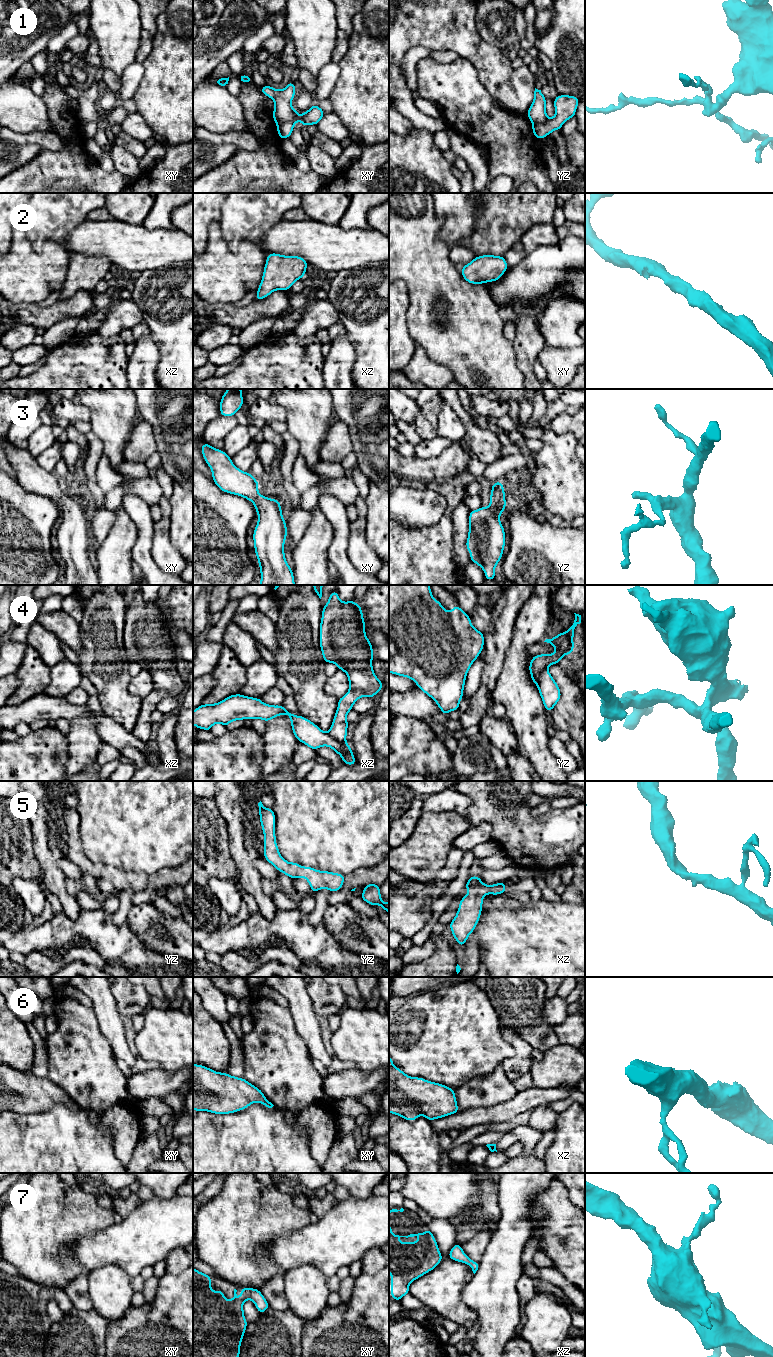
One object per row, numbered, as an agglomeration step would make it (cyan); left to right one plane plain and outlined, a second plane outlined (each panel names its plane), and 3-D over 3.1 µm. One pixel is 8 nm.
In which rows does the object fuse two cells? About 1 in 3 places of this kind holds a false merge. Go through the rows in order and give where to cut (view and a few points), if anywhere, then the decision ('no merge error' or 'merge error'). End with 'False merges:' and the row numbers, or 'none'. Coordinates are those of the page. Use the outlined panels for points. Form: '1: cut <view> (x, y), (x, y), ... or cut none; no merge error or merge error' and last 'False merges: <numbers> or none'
1: cut xy (293, 123), (286, 122), (277, 125); merge error
2: cut none; no merge error
3: cut none; no merge error
4: cut xz (327, 733), (340, 742), (345, 743); merge error
5: cut none; no merge error
6: cut none; no merge error
7: cut none; no merge error
False merges: 1, 4

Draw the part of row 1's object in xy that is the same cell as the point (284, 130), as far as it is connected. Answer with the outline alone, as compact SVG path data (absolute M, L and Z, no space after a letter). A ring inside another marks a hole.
M290 122L277 125L277 133L280 139L290 138L293 130L294 124Z

